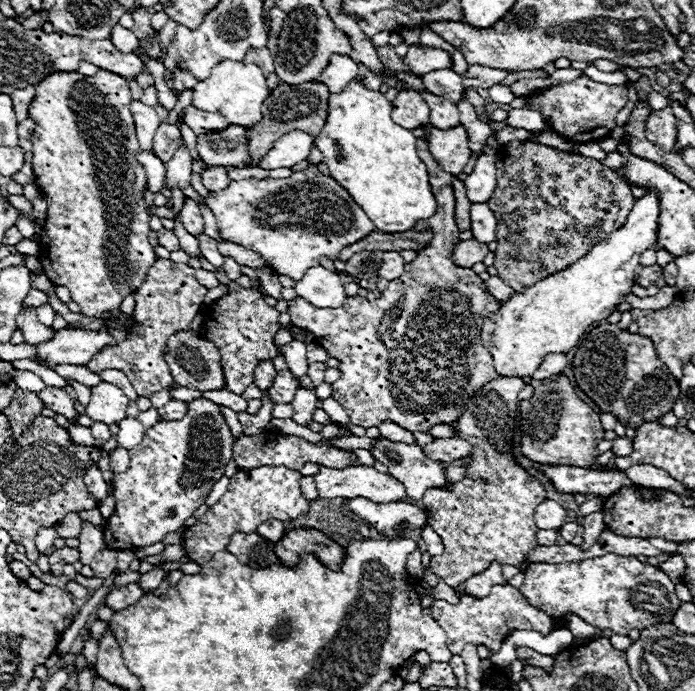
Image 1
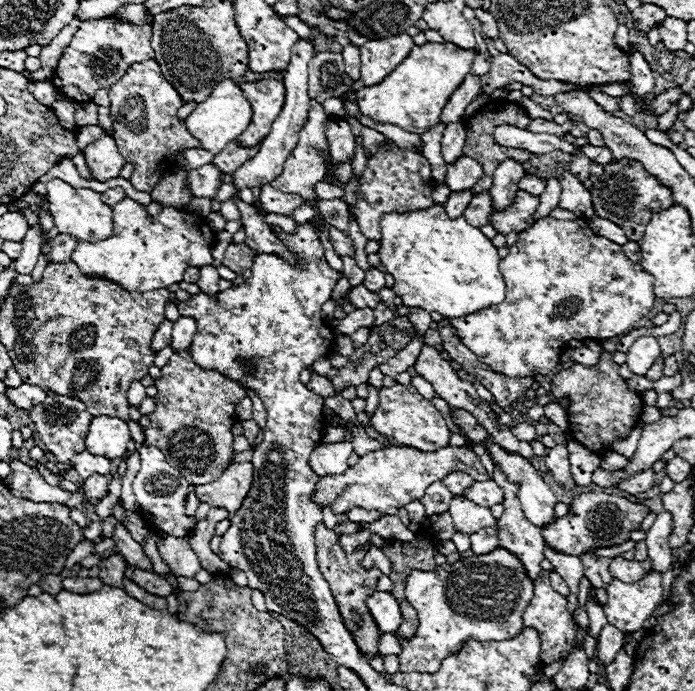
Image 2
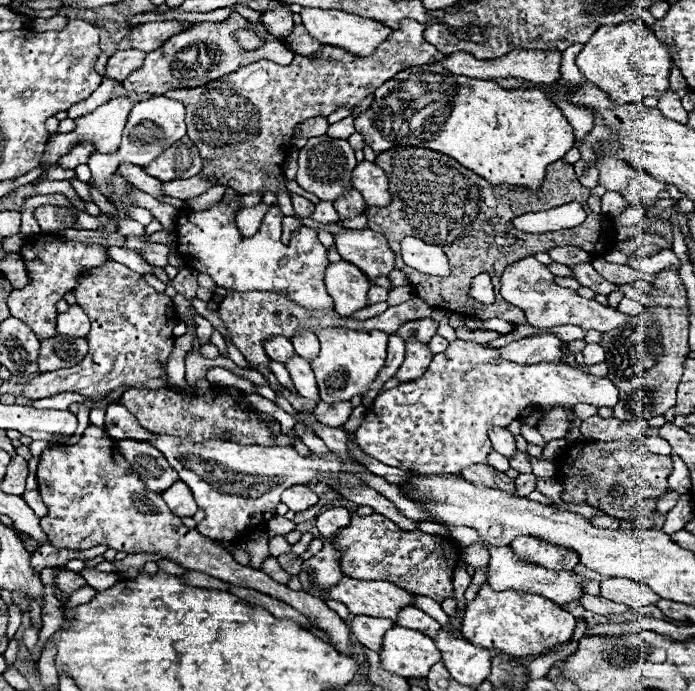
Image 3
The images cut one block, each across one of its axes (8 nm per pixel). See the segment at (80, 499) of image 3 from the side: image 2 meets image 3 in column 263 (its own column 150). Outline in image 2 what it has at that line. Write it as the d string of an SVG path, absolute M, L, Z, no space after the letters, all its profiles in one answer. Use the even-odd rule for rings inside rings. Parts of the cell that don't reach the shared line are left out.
M134 570L132 574L132 582L136 582L140 588L148 590L150 594L162 594L168 596L172 592L172 584L168 580L164 580L160 574L156 572L146 572L146 570Z

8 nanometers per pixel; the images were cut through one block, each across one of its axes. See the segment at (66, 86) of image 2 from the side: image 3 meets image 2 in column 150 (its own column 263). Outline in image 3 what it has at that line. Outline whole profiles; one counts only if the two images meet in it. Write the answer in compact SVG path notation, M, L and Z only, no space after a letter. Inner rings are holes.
M232 12L230 18L224 24L212 24L212 22L200 22L196 24L192 30L182 32L172 36L168 42L164 42L164 46L160 46L158 50L150 52L144 60L144 66L140 70L136 70L130 78L126 78L122 82L122 86L128 92L134 94L152 94L152 96L162 96L168 90L176 90L180 86L204 86L204 82L222 78L224 74L230 74L232 70L238 70L240 66L258 62L258 60L272 60L272 62L280 62L282 66L292 62L294 54L282 44L282 40L270 36L266 32L266 28L262 24L254 26L254 30L266 40L266 44L254 52L244 52L238 44L236 38L232 36L238 28L242 26L250 26L250 22L246 18L242 18L238 12Z

